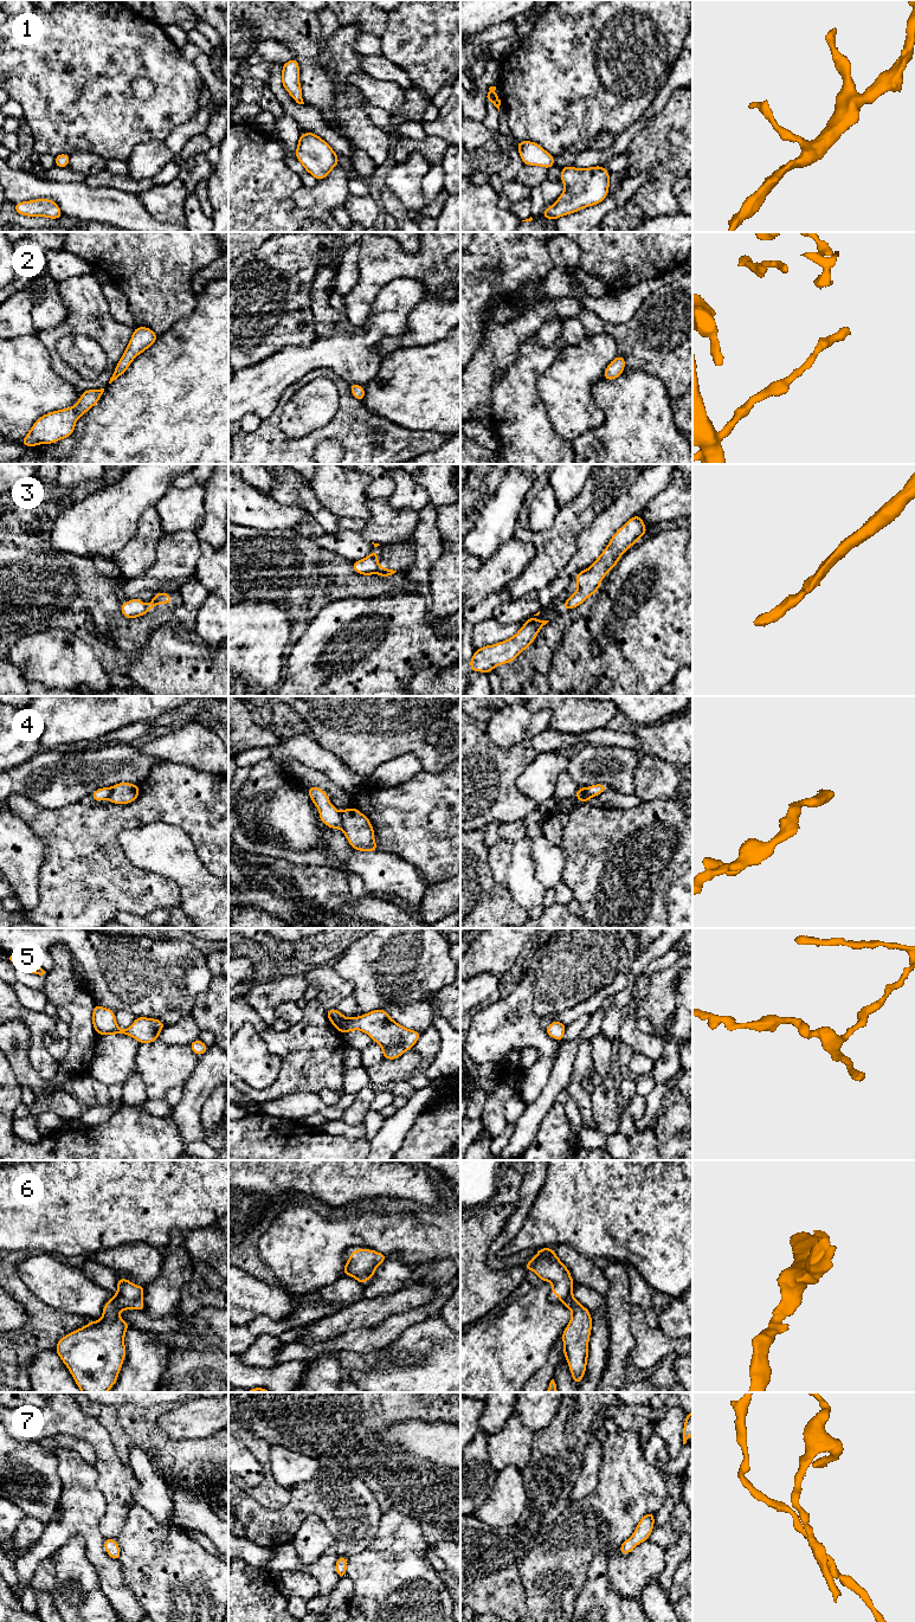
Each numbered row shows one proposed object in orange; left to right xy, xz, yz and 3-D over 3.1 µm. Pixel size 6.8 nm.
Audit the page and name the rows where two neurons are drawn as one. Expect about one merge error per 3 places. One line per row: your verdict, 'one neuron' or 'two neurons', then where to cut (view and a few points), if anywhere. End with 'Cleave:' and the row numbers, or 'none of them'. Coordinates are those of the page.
1: one neuron | no cut
2: one neuron | no cut
3: two neurons | xz (380, 567), (377, 572)
4: two neurons | xz (340, 813), (342, 828)
5: one neuron | no cut
6: one neuron | no cut
7: one neuron | no cut
Cleave: 3, 4

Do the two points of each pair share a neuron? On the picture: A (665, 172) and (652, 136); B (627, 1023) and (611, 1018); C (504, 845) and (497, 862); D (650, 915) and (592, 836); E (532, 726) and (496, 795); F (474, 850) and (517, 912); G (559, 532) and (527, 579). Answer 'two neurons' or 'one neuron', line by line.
A: one neuron
B: two neurons
C: one neuron
D: one neuron
E: two neurons
F: one neuron
G: one neuron

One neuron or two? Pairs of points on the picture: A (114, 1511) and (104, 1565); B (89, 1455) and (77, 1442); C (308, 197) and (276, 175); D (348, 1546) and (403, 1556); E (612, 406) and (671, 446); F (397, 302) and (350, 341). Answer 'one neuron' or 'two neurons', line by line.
A: two neurons
B: one neuron
C: two neurons
D: two neurons
E: one neuron
F: one neuron

